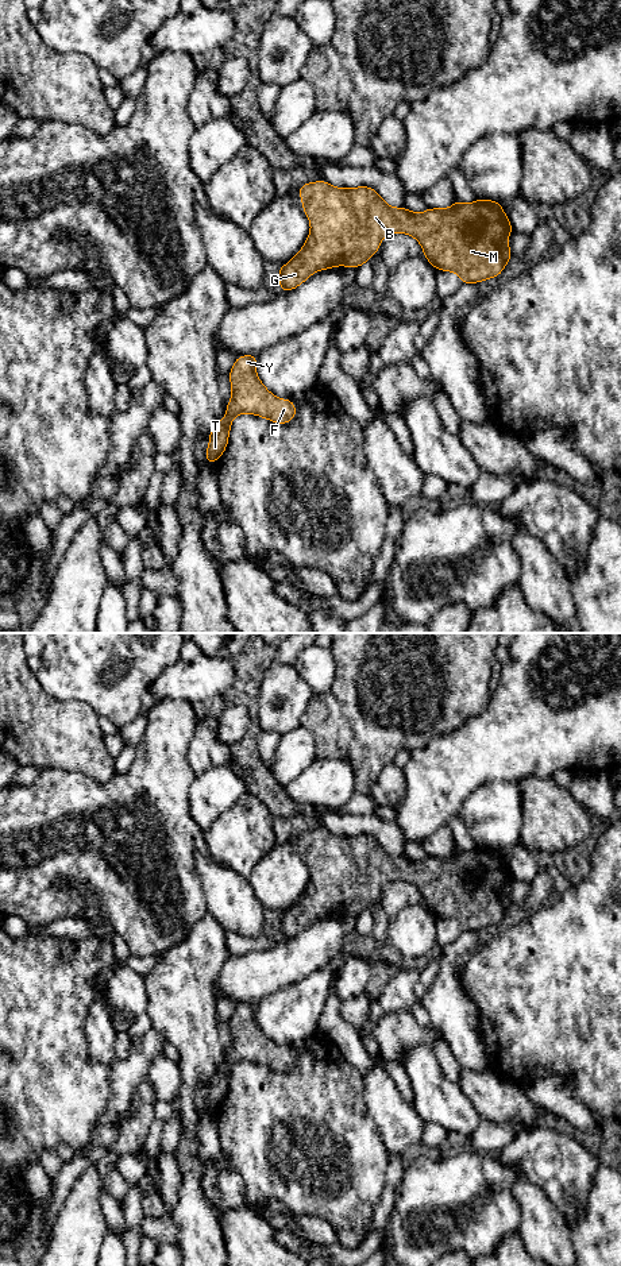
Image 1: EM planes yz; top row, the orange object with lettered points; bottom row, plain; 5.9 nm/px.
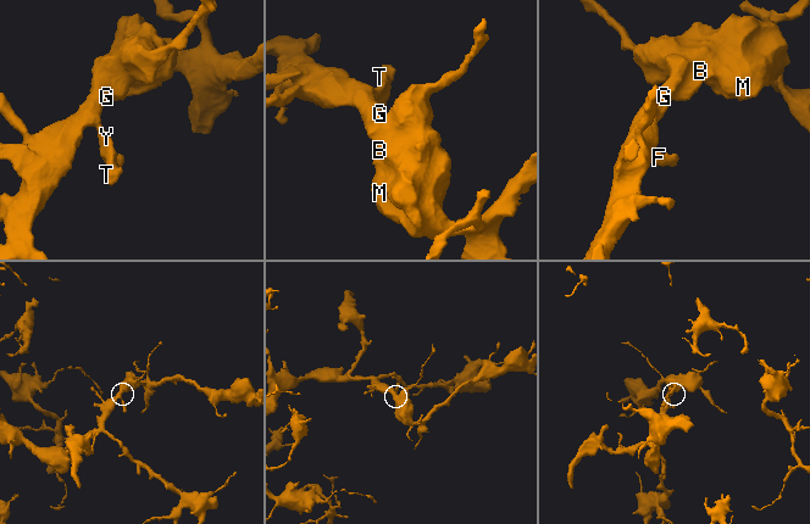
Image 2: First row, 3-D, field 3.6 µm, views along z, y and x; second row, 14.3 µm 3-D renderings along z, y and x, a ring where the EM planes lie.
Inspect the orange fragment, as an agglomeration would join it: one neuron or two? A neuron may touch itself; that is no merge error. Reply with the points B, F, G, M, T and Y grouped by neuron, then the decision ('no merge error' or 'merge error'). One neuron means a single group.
groups B F G M T Y; no merge error

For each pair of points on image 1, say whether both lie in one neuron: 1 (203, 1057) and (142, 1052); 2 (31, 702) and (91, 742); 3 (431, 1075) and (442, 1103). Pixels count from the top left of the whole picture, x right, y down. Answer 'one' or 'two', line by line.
1: two
2: one
3: one

